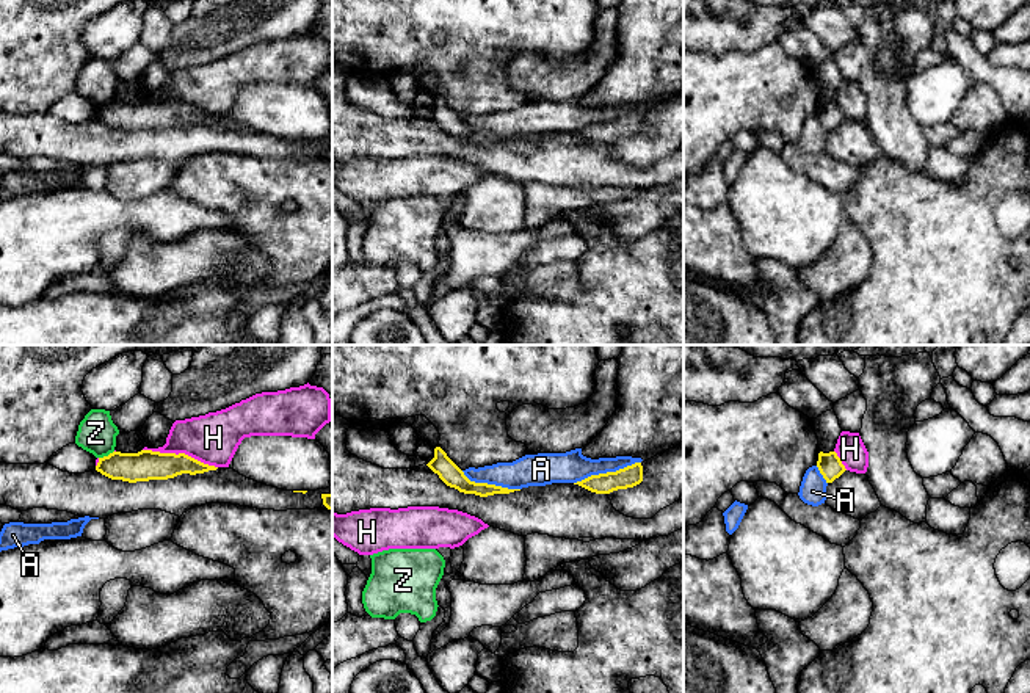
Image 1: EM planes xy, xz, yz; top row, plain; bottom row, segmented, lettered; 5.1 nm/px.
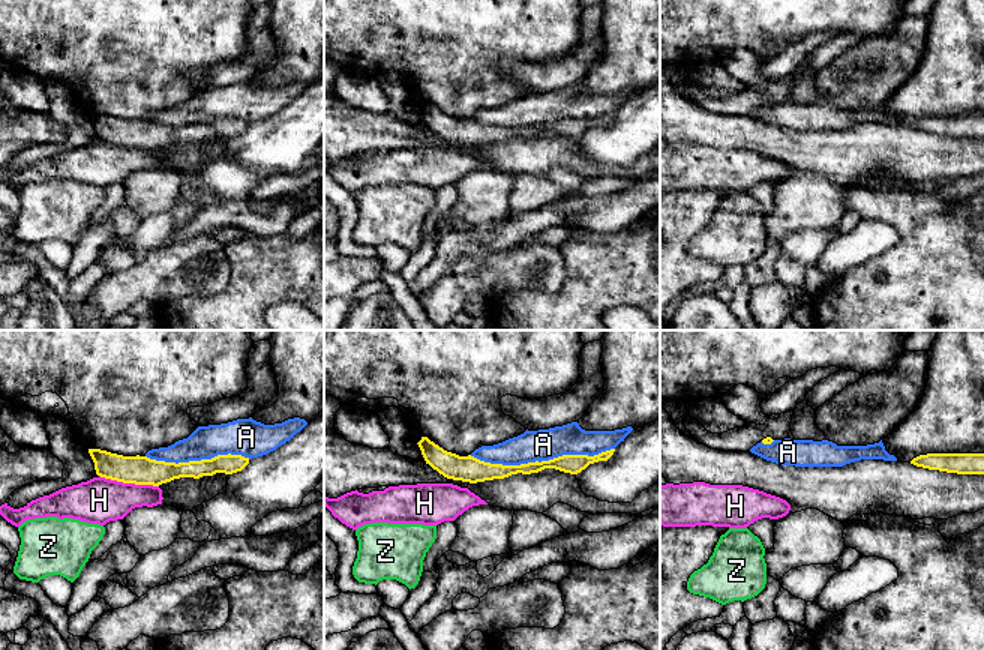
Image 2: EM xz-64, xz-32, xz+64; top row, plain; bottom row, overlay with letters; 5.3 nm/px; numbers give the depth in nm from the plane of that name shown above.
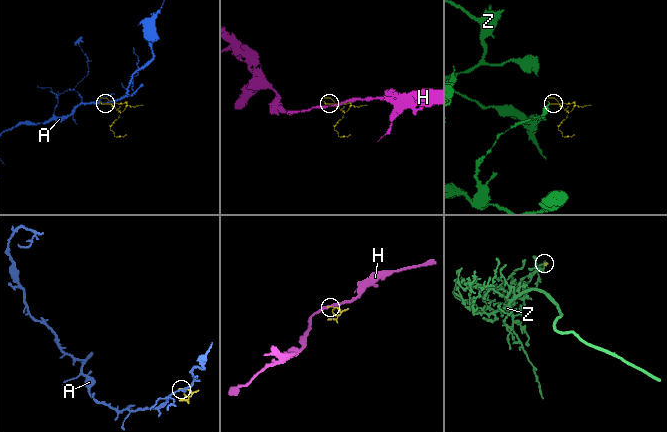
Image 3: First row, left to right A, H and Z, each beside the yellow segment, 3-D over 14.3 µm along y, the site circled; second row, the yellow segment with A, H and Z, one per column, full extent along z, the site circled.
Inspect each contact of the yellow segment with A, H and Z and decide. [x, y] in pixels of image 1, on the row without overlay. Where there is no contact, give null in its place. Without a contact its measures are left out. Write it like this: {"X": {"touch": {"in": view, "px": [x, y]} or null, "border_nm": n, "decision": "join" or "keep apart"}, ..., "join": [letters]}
{"A": {"touch": {"in": "xz", "px": [607, 121]}, "border_nm": 360, "decision": "keep apart"}, "H": {"touch": {"in": "xy", "px": [181, 102]}, "border_nm": 400, "decision": "keep apart"}, "Z": {"touch": {"in": "xy", "px": [105, 105]}, "border_nm": 90, "decision": "keep apart"}, "join": []}

